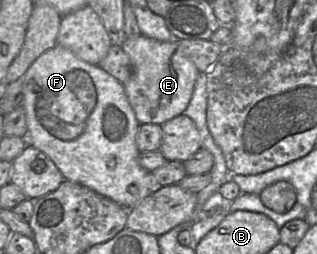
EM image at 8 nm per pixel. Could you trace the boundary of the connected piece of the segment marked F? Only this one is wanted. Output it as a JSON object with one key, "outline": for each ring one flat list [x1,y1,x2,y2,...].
{"outline":[[57,44,52,49,49,49,48,51,40,55,31,64,31,66,22,76,22,86,23,101,20,106,24,108,26,113,26,122,28,127,27,134,31,136,32,146,46,154,60,170,66,180,85,186,95,191,96,193,111,199,119,205,128,208,136,207,147,196,149,196,153,192,158,191,158,189,161,187,161,185,153,176,152,172,143,169,139,165,138,159,140,152,136,145,136,133,140,124,137,121,134,111,129,104,123,84,120,83,116,78,101,69,98,65,92,65,79,59,72,51]]}

